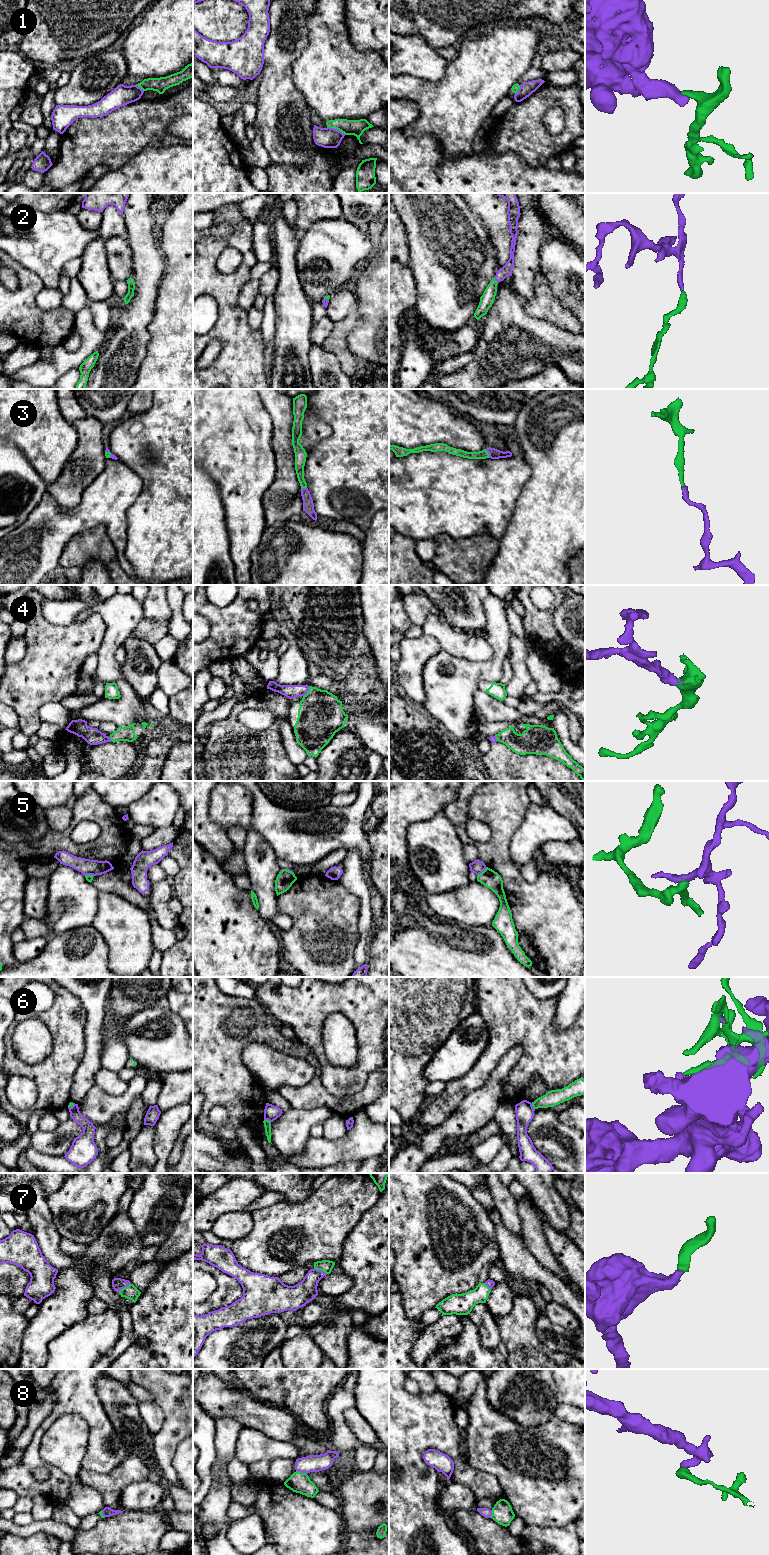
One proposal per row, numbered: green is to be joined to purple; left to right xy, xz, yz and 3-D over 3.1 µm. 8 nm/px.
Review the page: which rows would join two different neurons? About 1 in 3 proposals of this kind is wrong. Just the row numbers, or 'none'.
1, 5, 6, 8

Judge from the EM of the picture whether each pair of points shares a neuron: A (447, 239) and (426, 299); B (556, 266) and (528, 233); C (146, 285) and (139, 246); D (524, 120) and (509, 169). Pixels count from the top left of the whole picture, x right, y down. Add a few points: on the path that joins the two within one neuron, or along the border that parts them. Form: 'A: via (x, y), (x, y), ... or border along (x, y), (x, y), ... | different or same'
A: via (447, 254), (441, 284) | same
B: border along (543, 239), (539, 250), (538, 267) | different
C: via (146, 275), (146, 256) | same
D: border along (496, 153), (515, 152), (529, 165), (534, 166) | different

